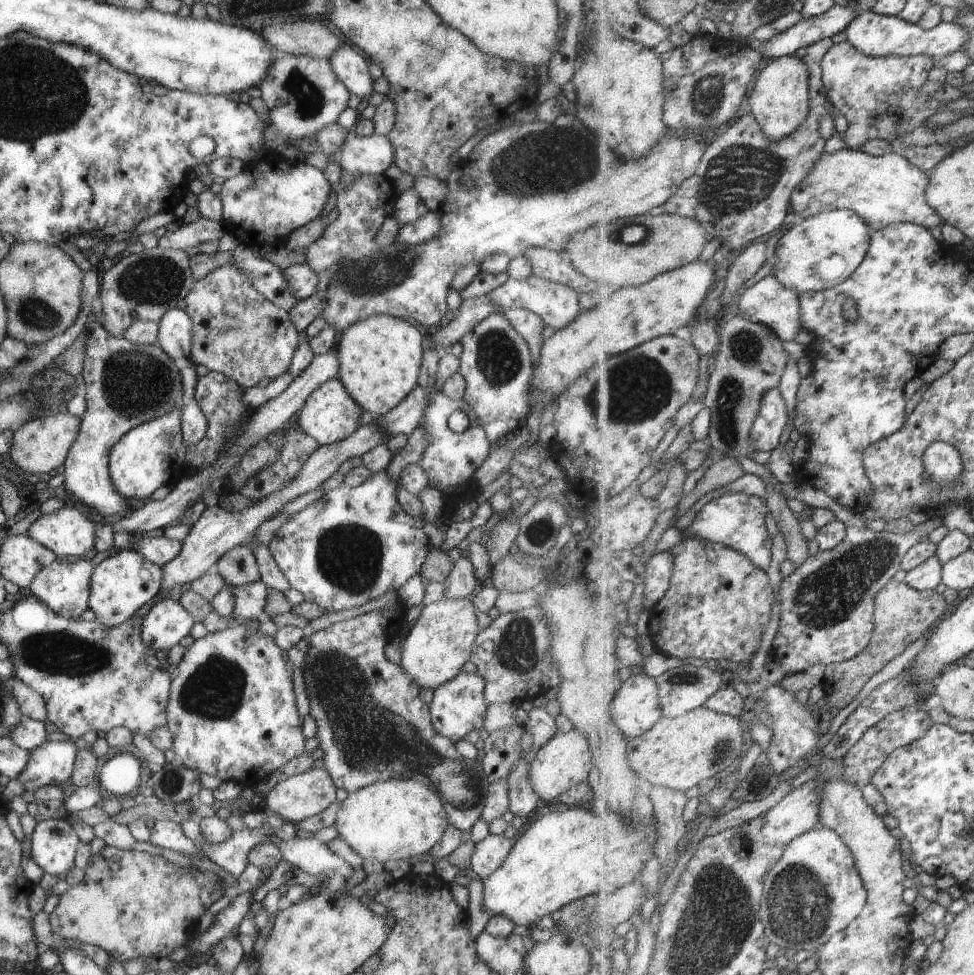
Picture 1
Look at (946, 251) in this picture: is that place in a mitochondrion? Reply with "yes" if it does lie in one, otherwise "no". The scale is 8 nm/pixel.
no

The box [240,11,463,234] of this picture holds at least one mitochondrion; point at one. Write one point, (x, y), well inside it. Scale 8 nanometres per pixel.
(307, 99)

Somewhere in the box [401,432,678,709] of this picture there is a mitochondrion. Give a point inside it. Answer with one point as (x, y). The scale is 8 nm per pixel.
(517, 651)

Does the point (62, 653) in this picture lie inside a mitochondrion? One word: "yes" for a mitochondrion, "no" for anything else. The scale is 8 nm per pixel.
yes

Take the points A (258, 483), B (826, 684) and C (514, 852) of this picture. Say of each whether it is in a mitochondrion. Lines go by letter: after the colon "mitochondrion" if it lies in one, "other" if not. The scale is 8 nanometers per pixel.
A: other
B: other
C: other

